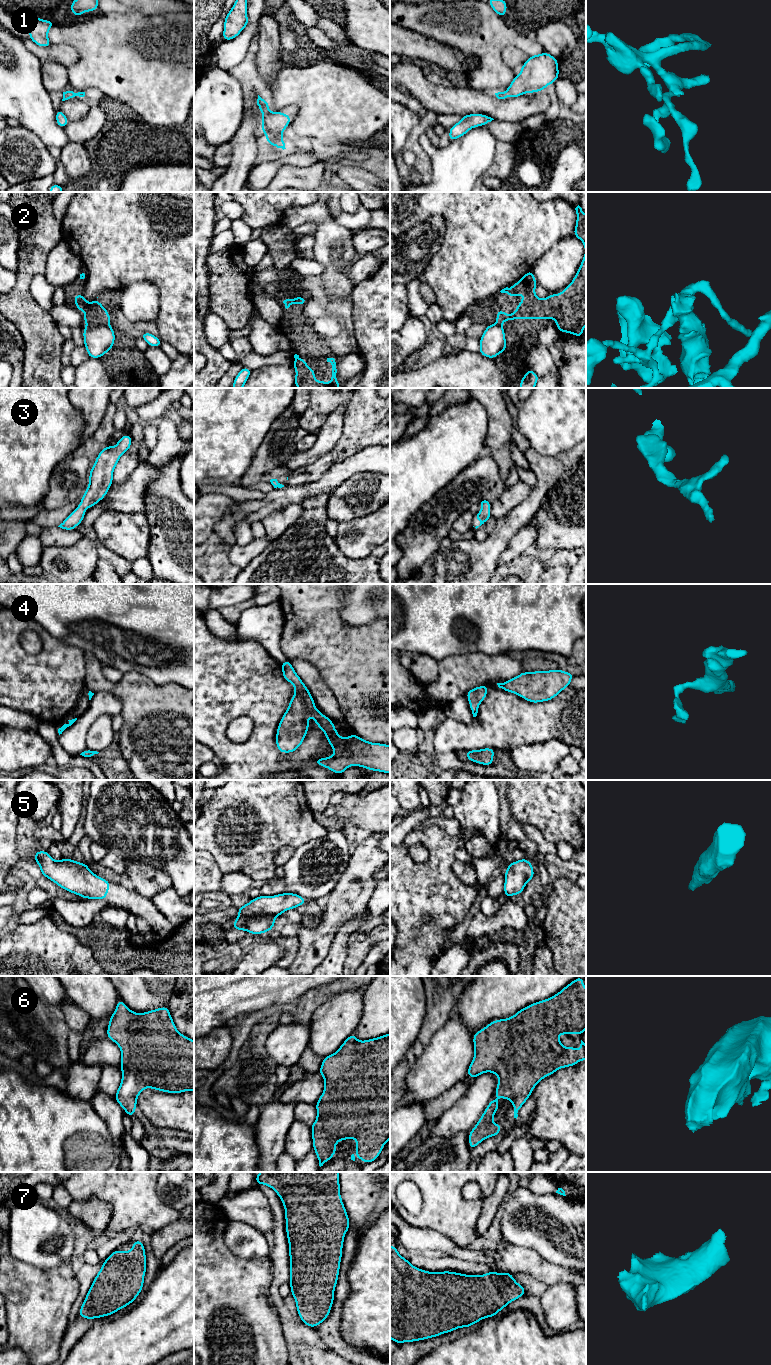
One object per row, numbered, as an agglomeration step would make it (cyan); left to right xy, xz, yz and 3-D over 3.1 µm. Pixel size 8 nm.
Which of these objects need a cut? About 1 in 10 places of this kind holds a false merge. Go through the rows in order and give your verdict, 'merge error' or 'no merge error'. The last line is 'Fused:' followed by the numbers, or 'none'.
1: no merge error
2: merge error
3: no merge error
4: no merge error
5: no merge error
6: no merge error
7: no merge error
Fused: 2

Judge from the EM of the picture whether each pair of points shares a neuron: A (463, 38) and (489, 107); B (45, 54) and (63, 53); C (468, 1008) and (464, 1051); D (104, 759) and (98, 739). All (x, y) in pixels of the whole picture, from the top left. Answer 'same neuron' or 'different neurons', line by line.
A: different neurons
B: same neuron
C: different neurons
D: different neurons

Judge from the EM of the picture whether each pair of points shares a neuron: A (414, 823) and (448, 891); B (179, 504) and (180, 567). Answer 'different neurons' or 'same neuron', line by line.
A: different neurons
B: same neuron

